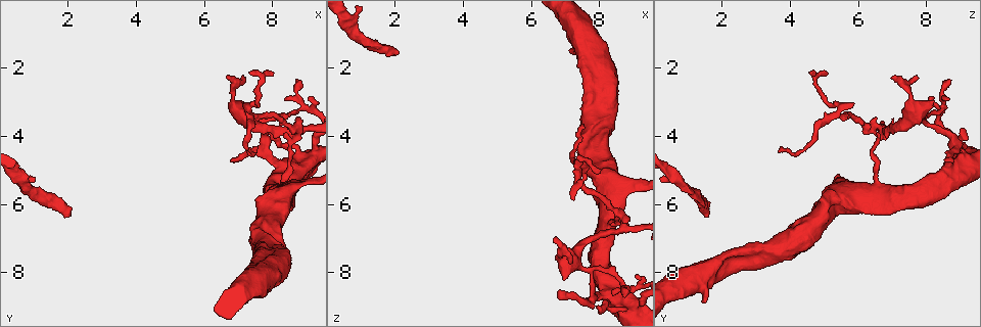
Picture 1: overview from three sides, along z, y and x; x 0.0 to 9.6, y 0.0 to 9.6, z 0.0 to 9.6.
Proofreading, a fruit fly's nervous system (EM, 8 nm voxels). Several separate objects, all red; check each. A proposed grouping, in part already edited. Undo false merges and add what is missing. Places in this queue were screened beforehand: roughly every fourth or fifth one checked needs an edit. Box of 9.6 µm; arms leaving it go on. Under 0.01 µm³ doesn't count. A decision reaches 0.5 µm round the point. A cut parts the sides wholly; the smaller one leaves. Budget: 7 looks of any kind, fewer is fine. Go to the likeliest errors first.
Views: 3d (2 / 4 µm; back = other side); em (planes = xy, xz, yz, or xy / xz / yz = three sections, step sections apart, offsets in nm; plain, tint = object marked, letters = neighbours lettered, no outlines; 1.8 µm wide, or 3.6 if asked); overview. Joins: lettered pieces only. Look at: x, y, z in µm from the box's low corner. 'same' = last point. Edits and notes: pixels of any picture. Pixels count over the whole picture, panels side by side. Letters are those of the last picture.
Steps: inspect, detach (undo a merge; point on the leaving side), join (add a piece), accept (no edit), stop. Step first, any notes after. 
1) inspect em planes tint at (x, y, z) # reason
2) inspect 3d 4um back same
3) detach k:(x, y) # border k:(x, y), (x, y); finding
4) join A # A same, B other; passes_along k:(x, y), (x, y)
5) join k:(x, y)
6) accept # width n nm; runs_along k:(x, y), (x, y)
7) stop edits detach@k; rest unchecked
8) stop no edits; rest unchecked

inspect 3d 2um at (8.60, 4.05, 6.55) # sharp bend

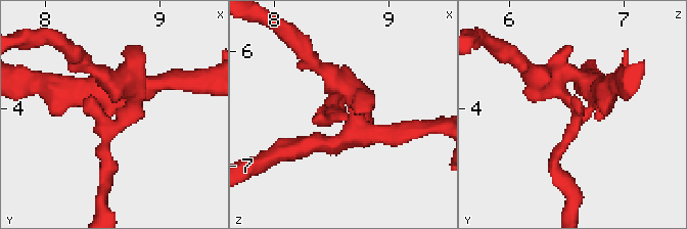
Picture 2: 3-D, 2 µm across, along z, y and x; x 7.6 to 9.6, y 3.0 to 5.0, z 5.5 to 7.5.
inspect em xy step 8 letters at (8.56, 4.10, 6.62) # arms 4; shape alone is not enough

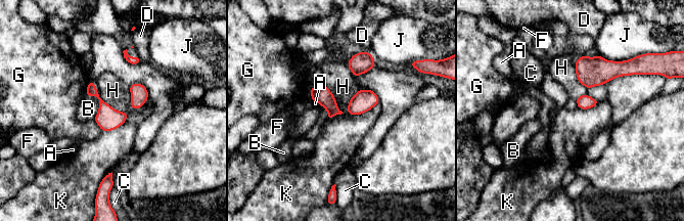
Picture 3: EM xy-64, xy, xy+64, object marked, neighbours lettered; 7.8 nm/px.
inspect em planes letters same

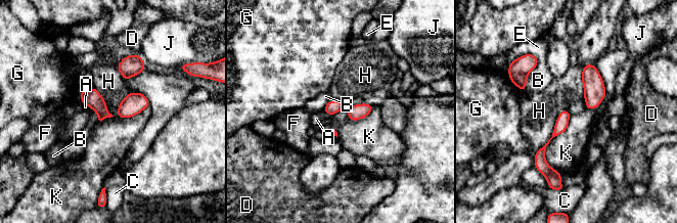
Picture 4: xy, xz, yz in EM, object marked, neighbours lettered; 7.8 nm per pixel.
detach 4:(525, 64) # A other, B other, C other, D other, E other, F other, G other, H other, J other, K other; border 4:(527, 74), (509, 75); a second cell is stuck on

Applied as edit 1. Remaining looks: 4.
inspect em yz step 16 letters at (2.10, 6.35, 1.60) # an open end

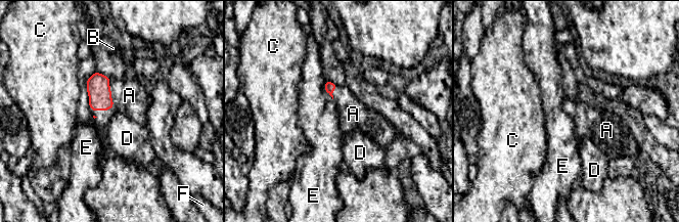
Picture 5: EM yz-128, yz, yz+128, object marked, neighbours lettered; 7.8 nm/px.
inspect em planes letters same # another direction

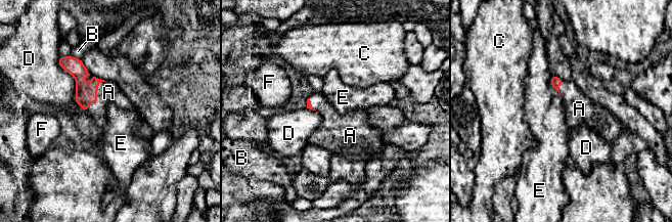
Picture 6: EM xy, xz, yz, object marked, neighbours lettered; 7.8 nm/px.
join A # A same, B other, C other, D other, E other, F other; passes_along 6:(86, 94), (96, 94), (108, 92); it goes on there

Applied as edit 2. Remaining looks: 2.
stop edits detach@4, join@6; rest unchecked

